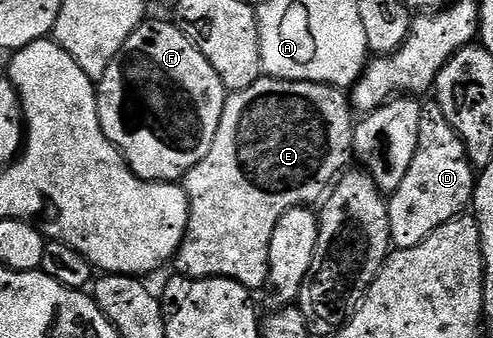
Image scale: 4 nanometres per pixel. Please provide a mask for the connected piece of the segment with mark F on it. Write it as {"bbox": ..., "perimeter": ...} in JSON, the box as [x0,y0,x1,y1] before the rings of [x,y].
{"bbox":[97,20,228,183],"perimeter":[[[145,20],[124,41],[120,53],[108,65],[102,79],[97,80],[98,116],[100,125],[115,147],[122,153],[130,172],[147,183],[168,183],[181,180],[212,149],[220,117],[228,94],[220,73],[208,65],[208,57],[179,29],[176,23]]]}

